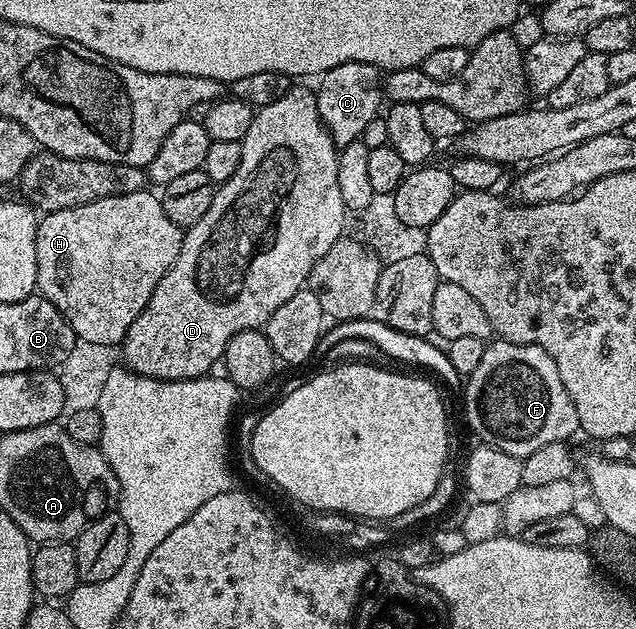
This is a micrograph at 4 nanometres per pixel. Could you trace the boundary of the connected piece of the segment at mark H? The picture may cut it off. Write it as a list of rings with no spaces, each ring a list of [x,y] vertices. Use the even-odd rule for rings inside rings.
[[[147,189],[136,193],[124,193],[124,197],[104,197],[100,201],[92,201],[88,205],[76,205],[72,209],[52,211],[39,218],[36,229],[36,281],[38,282],[36,291],[48,301],[52,301],[52,305],[56,305],[56,309],[68,321],[68,325],[79,340],[117,348],[121,344],[122,338],[128,333],[132,321],[136,321],[136,317],[140,317],[144,305],[148,305],[148,297],[152,297],[152,289],[156,289],[156,285],[160,285],[160,277],[164,277],[164,273],[168,273],[168,269],[180,253],[183,228],[177,227],[168,218],[168,213],[164,213],[162,208],[161,198],[155,192],[153,195],[152,191]]]

